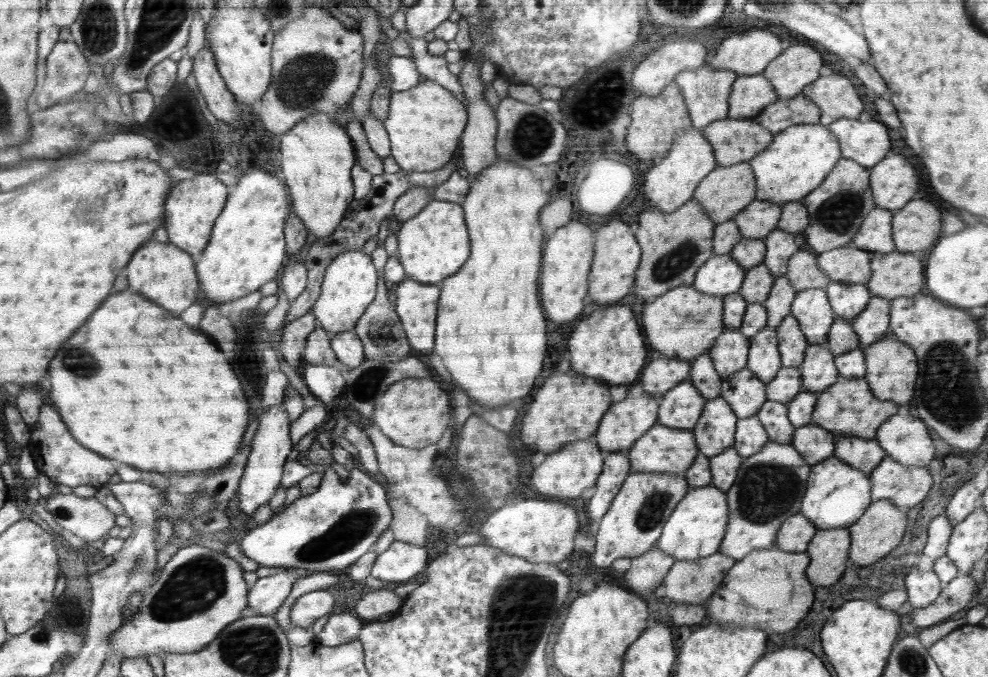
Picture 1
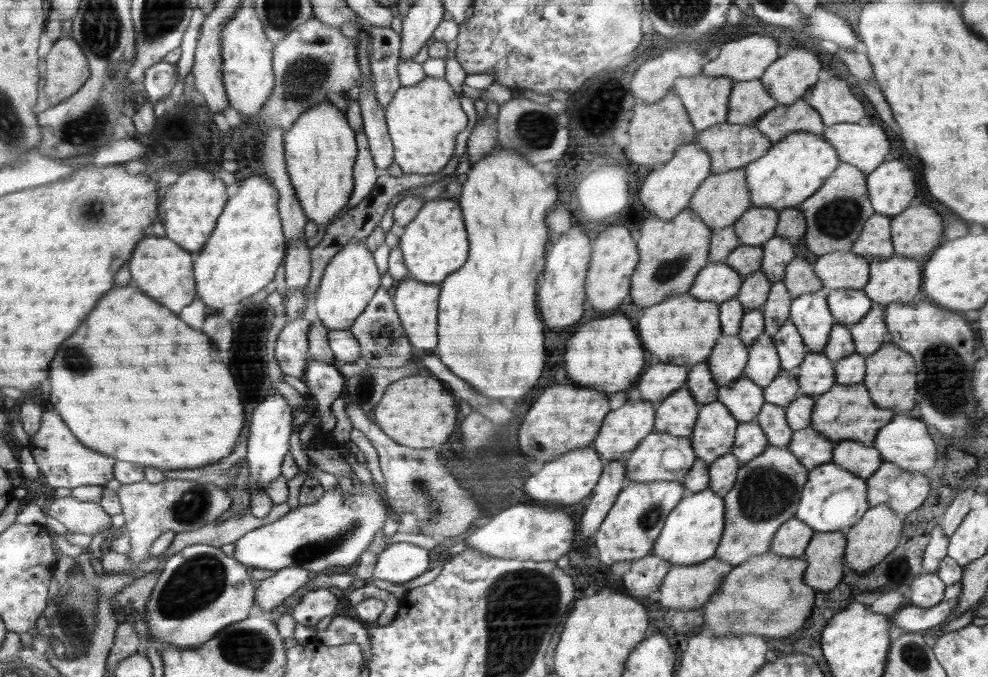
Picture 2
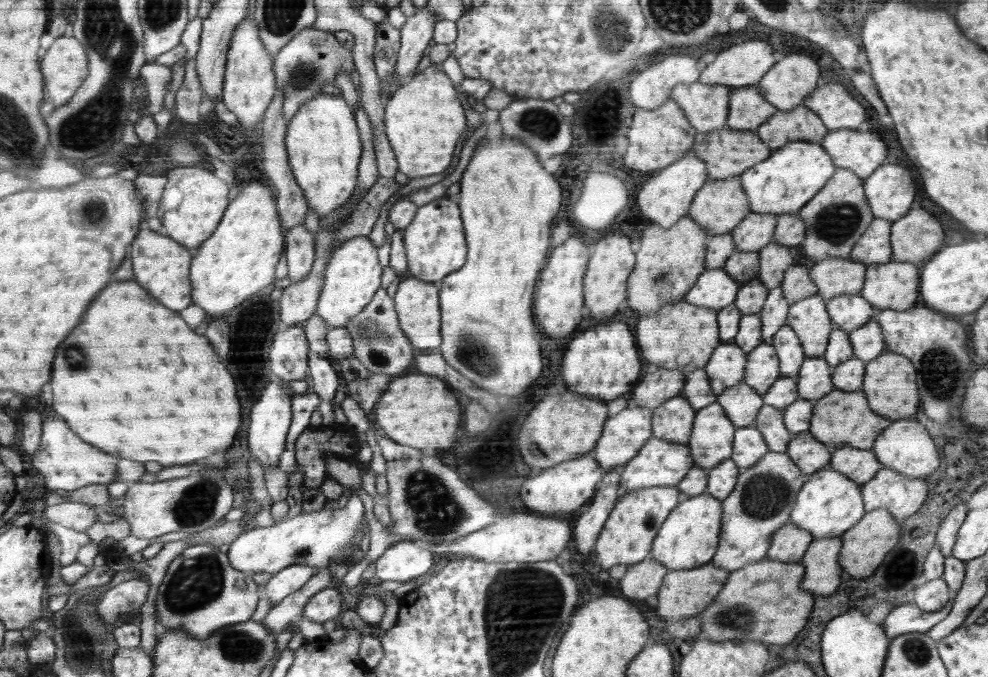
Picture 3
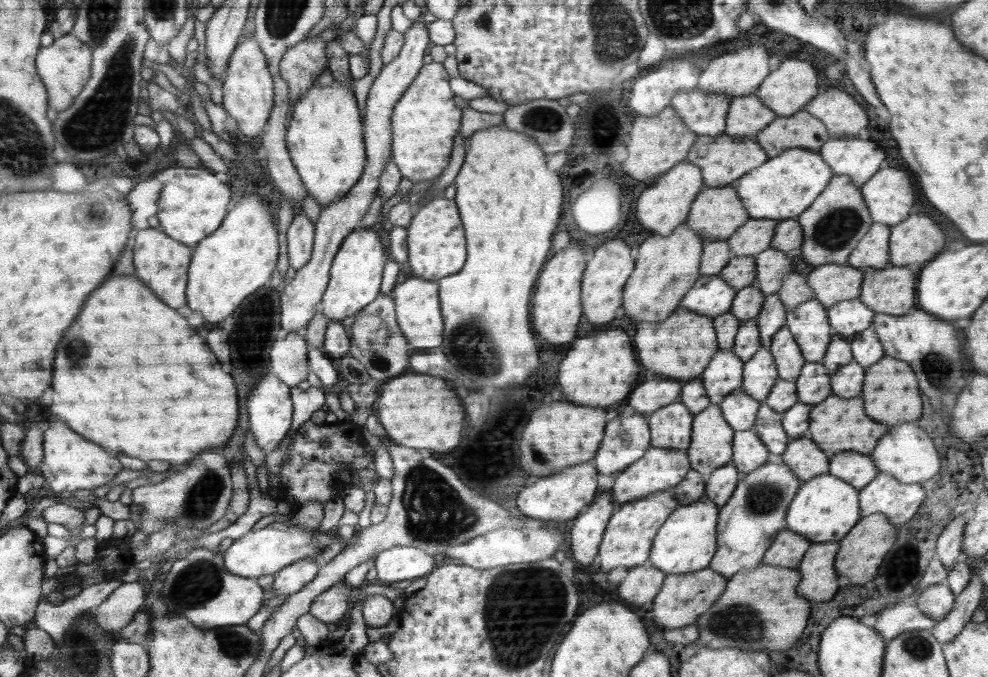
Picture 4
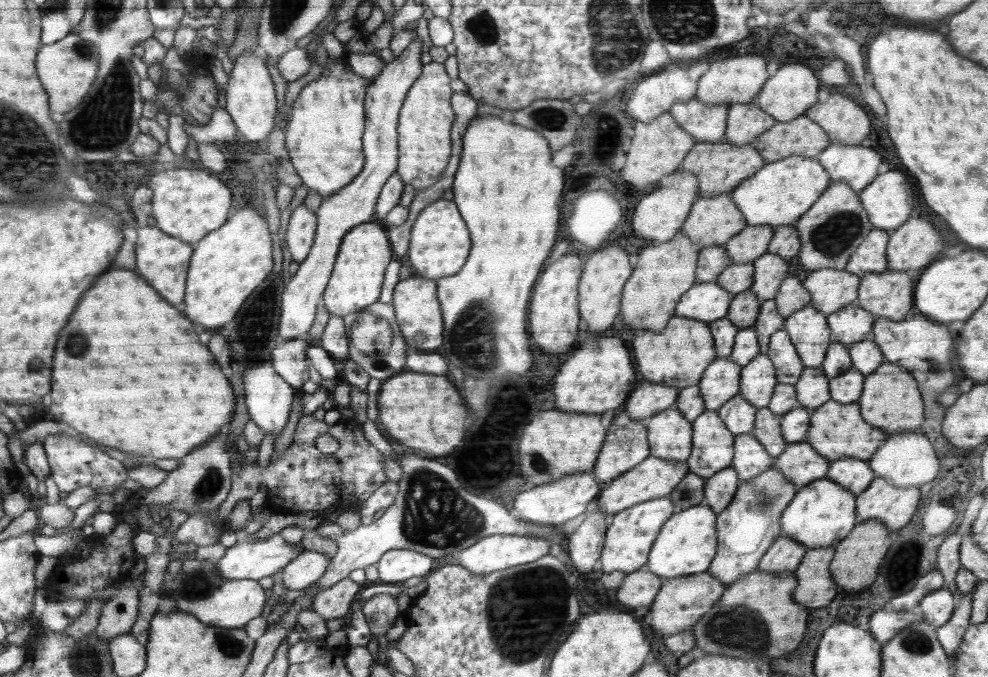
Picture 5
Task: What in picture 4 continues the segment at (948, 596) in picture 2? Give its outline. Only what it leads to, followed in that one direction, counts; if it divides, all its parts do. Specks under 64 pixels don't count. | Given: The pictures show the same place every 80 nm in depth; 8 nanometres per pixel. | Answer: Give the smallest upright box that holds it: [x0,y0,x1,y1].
[874,601,938,641]

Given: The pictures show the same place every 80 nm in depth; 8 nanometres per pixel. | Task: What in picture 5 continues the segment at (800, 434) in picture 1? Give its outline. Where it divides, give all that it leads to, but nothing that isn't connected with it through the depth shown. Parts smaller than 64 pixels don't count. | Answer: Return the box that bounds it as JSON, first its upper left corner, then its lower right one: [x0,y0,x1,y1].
[772,440,832,487]

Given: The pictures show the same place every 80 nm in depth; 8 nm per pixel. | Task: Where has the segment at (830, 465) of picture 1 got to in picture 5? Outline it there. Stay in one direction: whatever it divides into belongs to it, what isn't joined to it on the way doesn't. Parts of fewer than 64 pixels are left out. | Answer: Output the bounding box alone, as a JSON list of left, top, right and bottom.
[781,477,857,550]

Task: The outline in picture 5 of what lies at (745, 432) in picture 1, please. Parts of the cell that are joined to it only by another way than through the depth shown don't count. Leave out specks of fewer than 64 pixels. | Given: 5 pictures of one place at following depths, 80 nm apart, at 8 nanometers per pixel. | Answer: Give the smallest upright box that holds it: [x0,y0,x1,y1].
[732,433,772,484]

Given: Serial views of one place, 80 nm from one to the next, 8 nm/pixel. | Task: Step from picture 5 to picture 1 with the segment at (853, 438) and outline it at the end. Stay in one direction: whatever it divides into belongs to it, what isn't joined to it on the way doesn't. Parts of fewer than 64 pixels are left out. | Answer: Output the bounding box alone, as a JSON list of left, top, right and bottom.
[812,378,900,440]

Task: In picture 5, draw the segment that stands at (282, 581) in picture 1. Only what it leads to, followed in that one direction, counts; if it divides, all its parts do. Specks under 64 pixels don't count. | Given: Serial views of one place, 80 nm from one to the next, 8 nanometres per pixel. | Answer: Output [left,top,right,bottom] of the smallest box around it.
[279,549,330,591]

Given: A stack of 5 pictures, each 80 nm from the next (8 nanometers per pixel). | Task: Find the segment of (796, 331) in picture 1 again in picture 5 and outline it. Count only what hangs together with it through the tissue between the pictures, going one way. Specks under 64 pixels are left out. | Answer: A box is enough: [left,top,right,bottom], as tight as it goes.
[768,328,805,384]

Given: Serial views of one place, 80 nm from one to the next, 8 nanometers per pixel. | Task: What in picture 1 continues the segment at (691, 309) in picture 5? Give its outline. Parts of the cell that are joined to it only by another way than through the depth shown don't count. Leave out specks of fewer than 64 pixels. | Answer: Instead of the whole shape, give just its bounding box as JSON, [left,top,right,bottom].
[694,254,748,295]

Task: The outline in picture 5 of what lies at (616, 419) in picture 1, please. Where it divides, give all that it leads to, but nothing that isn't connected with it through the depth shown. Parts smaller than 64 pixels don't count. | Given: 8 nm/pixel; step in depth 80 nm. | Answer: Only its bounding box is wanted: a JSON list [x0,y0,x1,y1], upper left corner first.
[592,420,651,482]

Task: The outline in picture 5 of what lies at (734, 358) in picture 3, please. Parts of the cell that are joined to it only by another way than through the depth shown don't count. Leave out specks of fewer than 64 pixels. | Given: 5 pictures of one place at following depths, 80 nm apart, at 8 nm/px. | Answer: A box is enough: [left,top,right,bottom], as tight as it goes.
[700,358,744,411]

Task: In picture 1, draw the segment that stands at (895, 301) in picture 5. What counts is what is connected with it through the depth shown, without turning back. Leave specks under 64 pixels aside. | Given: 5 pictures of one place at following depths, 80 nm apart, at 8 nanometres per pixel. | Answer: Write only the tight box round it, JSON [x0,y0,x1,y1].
[867,252,924,301]

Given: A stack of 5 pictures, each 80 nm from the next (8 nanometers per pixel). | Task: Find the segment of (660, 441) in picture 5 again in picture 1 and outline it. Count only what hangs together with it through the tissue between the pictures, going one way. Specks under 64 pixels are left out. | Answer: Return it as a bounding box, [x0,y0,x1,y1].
[658,379,705,429]

